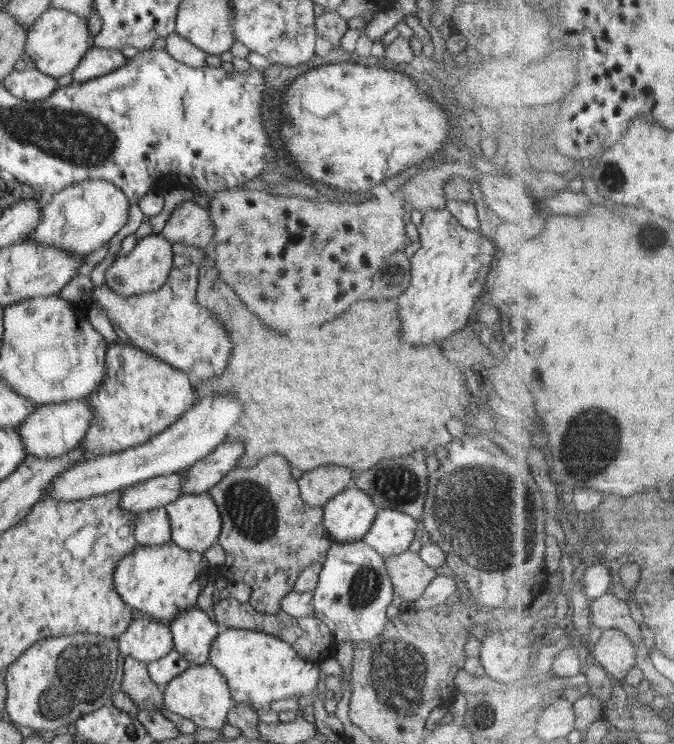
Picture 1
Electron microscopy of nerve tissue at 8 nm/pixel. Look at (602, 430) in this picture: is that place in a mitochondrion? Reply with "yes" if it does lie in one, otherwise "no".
yes

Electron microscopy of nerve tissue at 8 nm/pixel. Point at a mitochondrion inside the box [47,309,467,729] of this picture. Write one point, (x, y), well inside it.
(397, 671)

